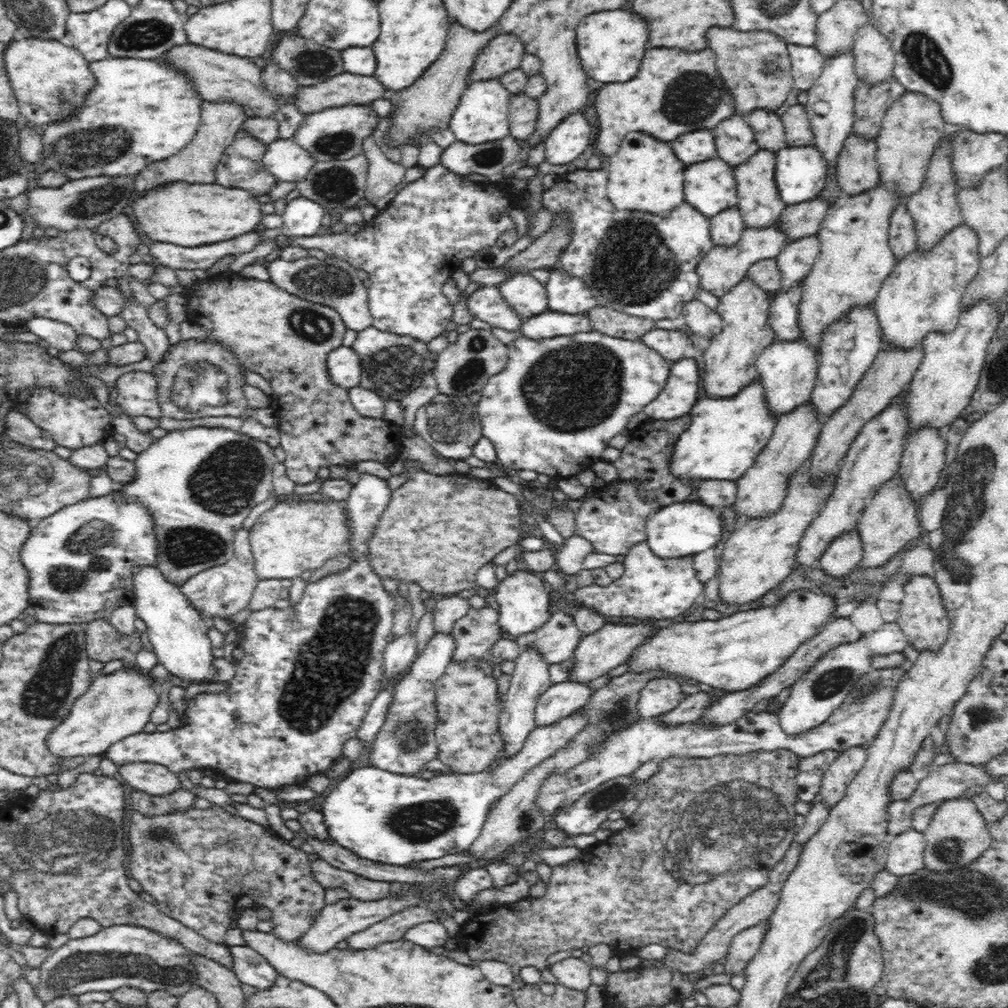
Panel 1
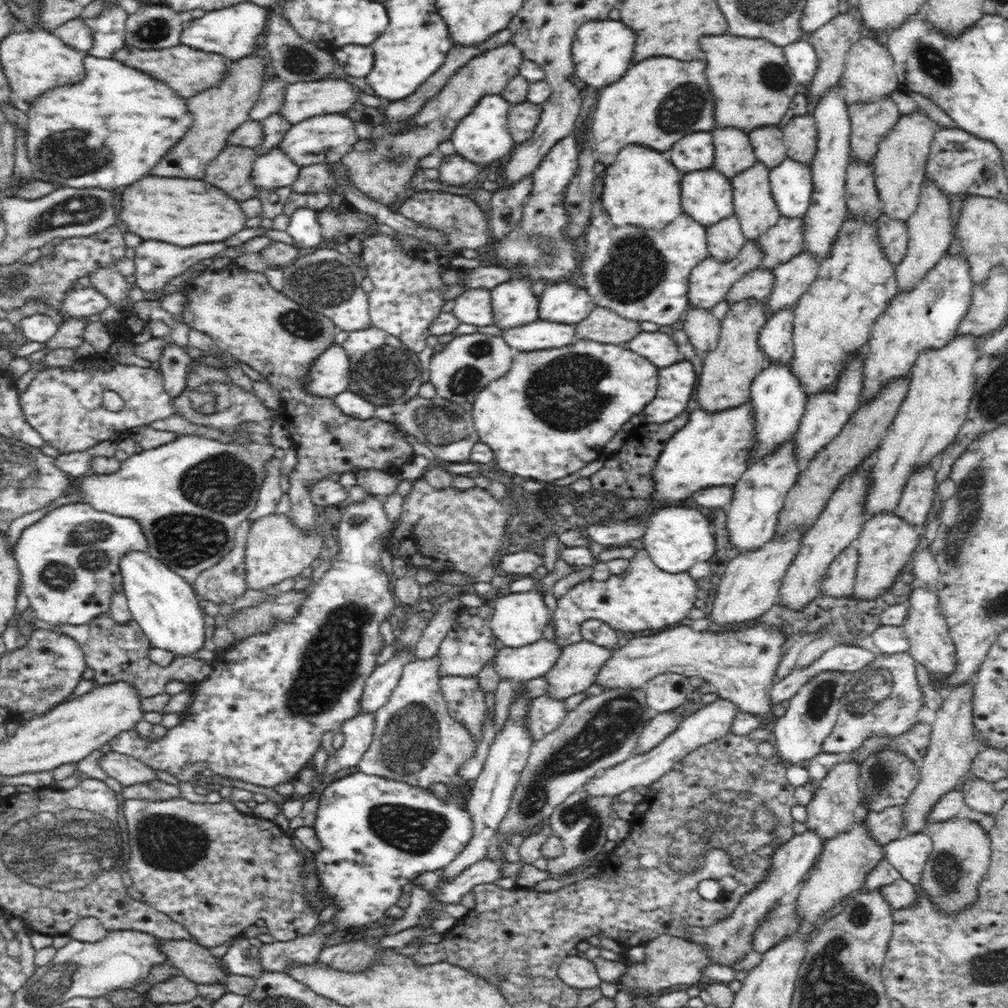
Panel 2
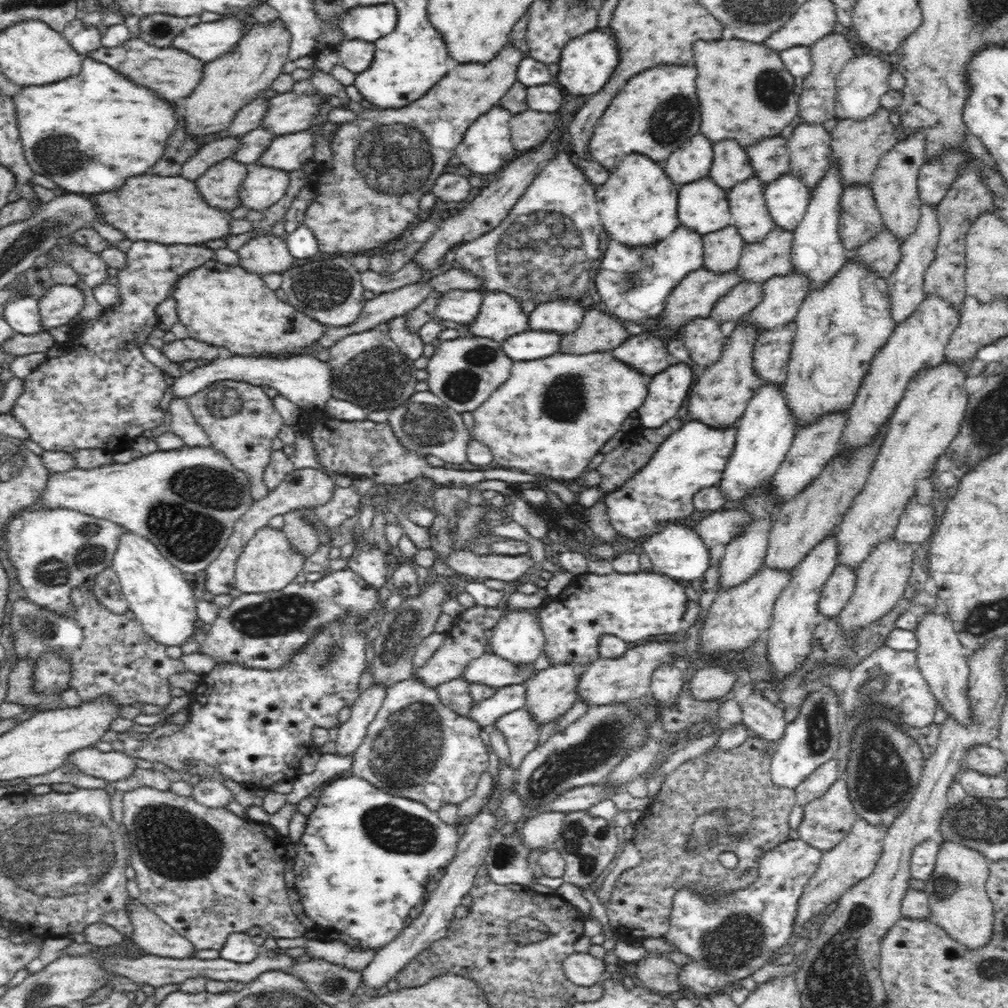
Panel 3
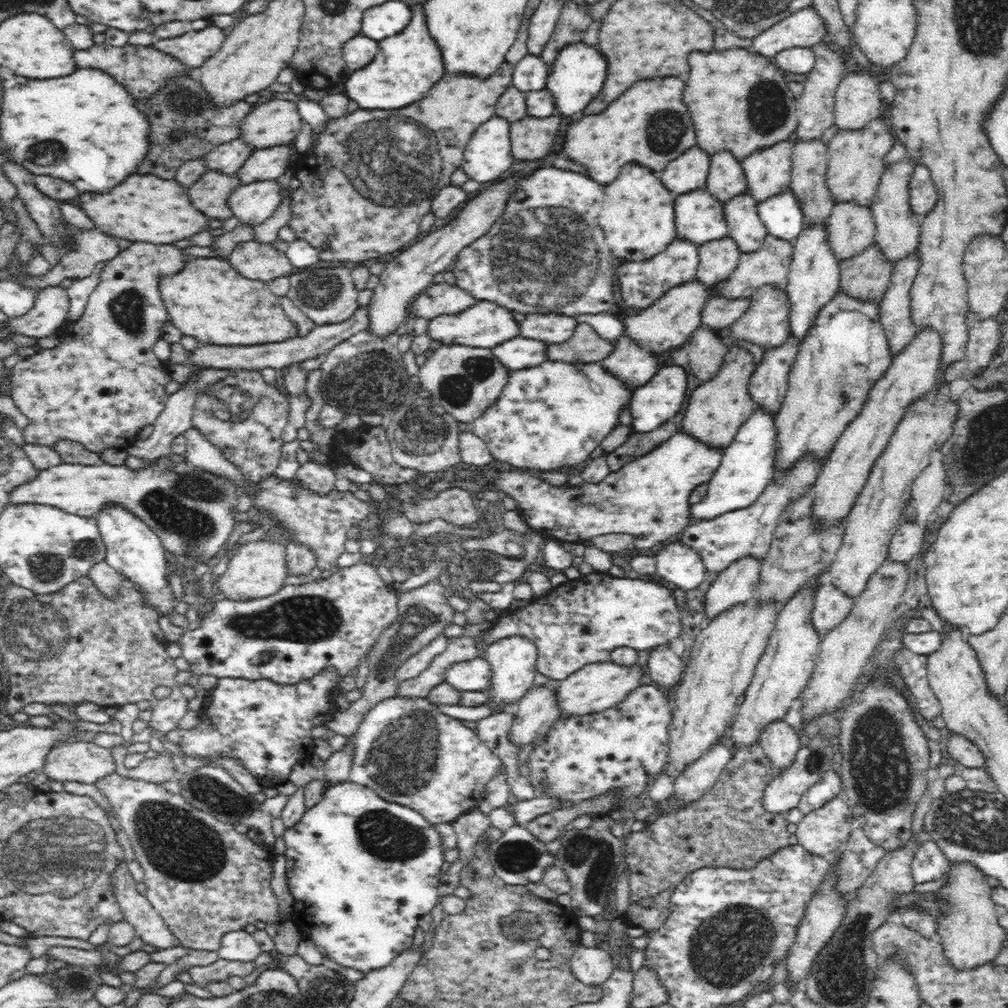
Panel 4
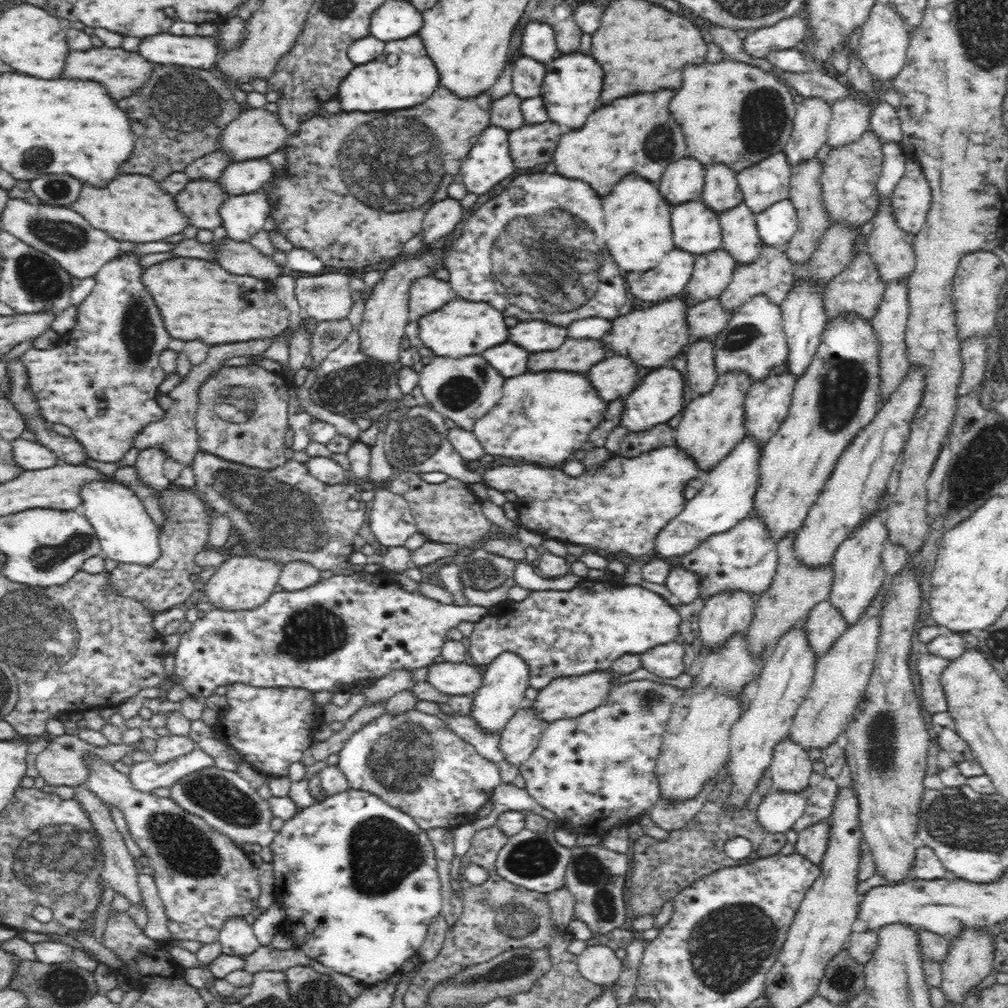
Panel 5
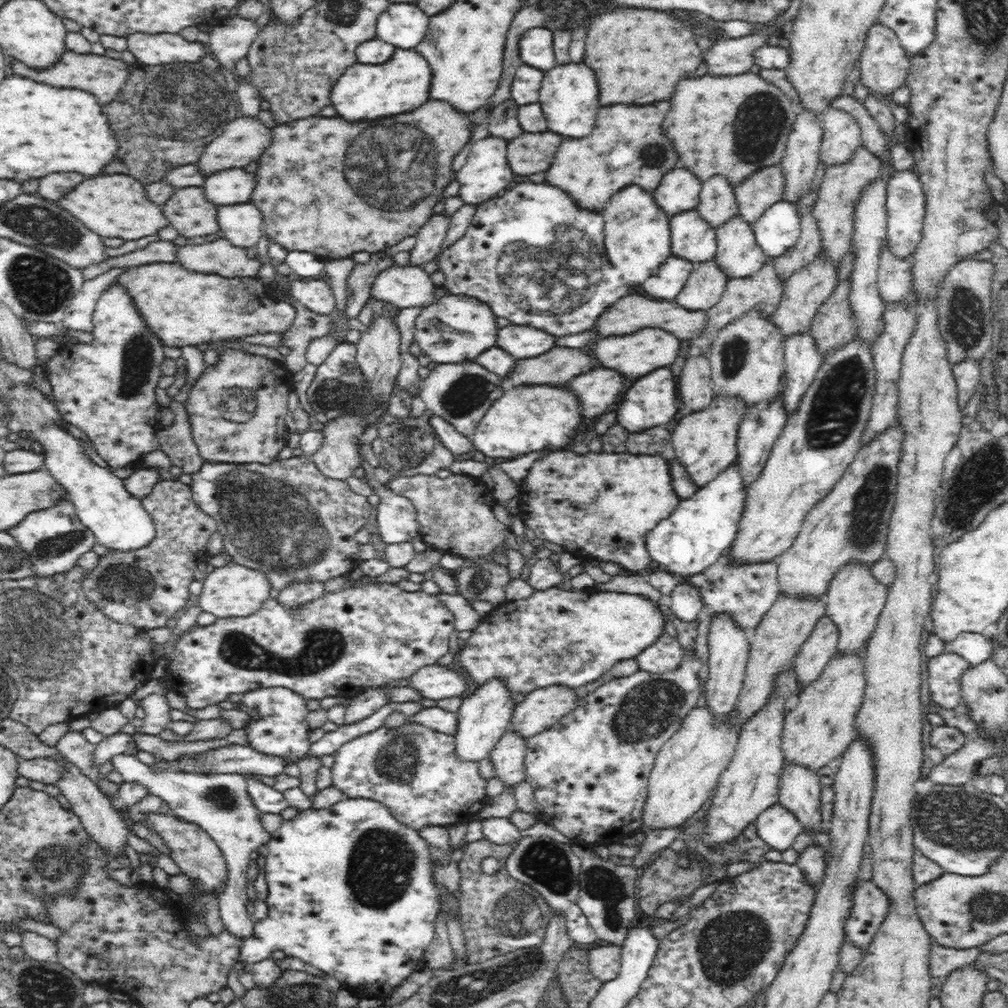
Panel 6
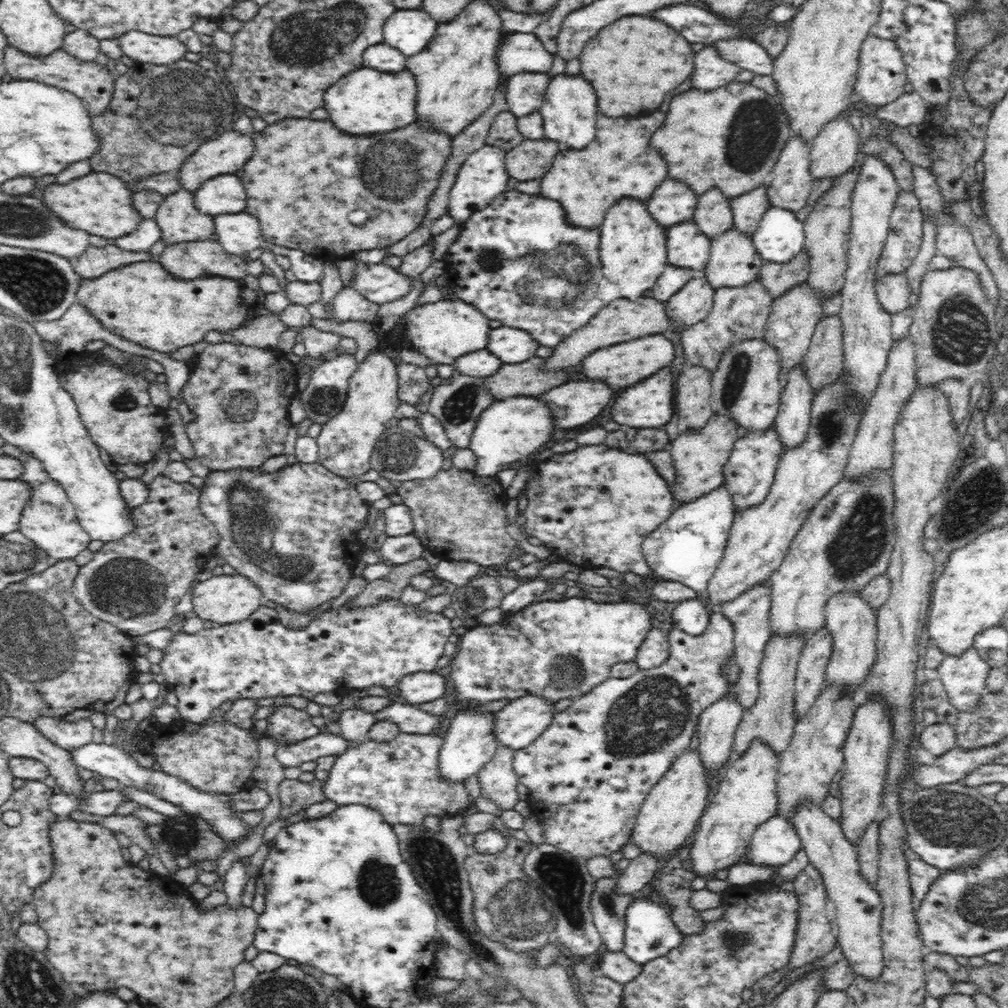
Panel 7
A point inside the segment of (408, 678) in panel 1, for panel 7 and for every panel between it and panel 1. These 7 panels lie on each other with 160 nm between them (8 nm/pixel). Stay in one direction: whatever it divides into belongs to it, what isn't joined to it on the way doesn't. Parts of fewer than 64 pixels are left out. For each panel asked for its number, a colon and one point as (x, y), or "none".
2: (415, 740)
3: (415, 747)
4: (407, 750)
5: (413, 761)
6: (413, 770)
7: (399, 778)

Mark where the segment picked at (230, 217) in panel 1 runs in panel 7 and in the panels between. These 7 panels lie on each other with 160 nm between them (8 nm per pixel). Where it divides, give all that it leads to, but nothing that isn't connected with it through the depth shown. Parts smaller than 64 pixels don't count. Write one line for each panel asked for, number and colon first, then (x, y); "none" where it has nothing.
2: (185, 212)
3: (169, 211)
4: (143, 208)
5: (132, 207)
6: (112, 206)
7: (101, 204)

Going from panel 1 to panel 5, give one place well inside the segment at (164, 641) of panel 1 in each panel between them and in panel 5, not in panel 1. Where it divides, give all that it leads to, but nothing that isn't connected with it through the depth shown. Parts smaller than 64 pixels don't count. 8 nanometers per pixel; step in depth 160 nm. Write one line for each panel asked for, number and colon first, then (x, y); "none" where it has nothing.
2: (164, 604)
3: (157, 592)
4: (133, 550)
5: (126, 528)

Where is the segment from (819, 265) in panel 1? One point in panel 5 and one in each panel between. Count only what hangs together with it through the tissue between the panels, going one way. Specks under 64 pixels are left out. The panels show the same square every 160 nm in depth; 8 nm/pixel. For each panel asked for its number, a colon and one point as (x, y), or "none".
2: (855, 284)
3: (839, 327)
4: (845, 353)
5: (839, 394)

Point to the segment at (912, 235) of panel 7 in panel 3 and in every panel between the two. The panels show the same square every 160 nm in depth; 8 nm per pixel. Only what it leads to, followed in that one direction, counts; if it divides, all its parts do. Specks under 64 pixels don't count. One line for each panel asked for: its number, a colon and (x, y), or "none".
3: (935, 178)
4: (923, 196)
5: (910, 201)
6: (905, 201)

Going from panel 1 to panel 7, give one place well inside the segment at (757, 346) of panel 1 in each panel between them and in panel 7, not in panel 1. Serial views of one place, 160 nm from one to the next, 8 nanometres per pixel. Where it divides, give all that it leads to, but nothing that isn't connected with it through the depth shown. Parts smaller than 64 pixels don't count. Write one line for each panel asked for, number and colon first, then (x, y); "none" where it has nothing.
2: (728, 371)
3: (719, 399)
4: (717, 410)
5: (711, 427)
6: (706, 444)
7: (699, 458)

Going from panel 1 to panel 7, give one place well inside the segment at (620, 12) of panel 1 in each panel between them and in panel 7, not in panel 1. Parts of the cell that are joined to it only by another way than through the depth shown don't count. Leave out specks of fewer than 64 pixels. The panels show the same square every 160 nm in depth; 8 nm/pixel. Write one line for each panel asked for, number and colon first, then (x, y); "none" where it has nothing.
2: (602, 51)
3: (587, 62)
4: (579, 71)
5: (572, 85)
6: (568, 96)
7: (569, 110)

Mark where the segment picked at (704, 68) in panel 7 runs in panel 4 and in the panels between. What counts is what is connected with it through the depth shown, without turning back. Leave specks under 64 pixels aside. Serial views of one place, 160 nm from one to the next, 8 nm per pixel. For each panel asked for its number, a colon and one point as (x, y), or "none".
4: (805, 28)
5: (789, 33)
6: (732, 56)

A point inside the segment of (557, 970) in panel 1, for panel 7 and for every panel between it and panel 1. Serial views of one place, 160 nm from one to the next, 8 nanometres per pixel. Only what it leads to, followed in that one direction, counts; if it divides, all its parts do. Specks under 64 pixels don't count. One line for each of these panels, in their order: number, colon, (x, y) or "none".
2: (576, 972)
3: (582, 969)
4: (592, 966)
5: (598, 964)
6: (604, 962)
7: (616, 965)

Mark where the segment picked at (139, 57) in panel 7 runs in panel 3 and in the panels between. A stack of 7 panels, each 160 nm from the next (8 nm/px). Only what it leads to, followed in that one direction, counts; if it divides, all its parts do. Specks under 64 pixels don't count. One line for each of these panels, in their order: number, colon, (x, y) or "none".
3: (207, 41)
4: (194, 48)
5: (199, 52)
6: (150, 49)

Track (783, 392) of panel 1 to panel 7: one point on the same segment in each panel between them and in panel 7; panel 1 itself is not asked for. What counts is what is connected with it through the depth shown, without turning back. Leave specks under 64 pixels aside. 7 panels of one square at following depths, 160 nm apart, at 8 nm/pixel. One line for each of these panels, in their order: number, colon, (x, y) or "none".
2: (779, 401)
3: (765, 433)
4: (747, 468)
5: (726, 499)
6: (695, 535)
7: (688, 548)

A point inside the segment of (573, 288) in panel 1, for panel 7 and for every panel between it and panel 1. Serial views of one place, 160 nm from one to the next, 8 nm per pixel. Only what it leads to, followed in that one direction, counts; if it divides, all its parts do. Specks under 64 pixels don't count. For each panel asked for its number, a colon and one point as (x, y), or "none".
2: (568, 303)
3: (563, 315)
4: (552, 328)
5: (536, 336)
6: (521, 341)
7: (513, 345)

